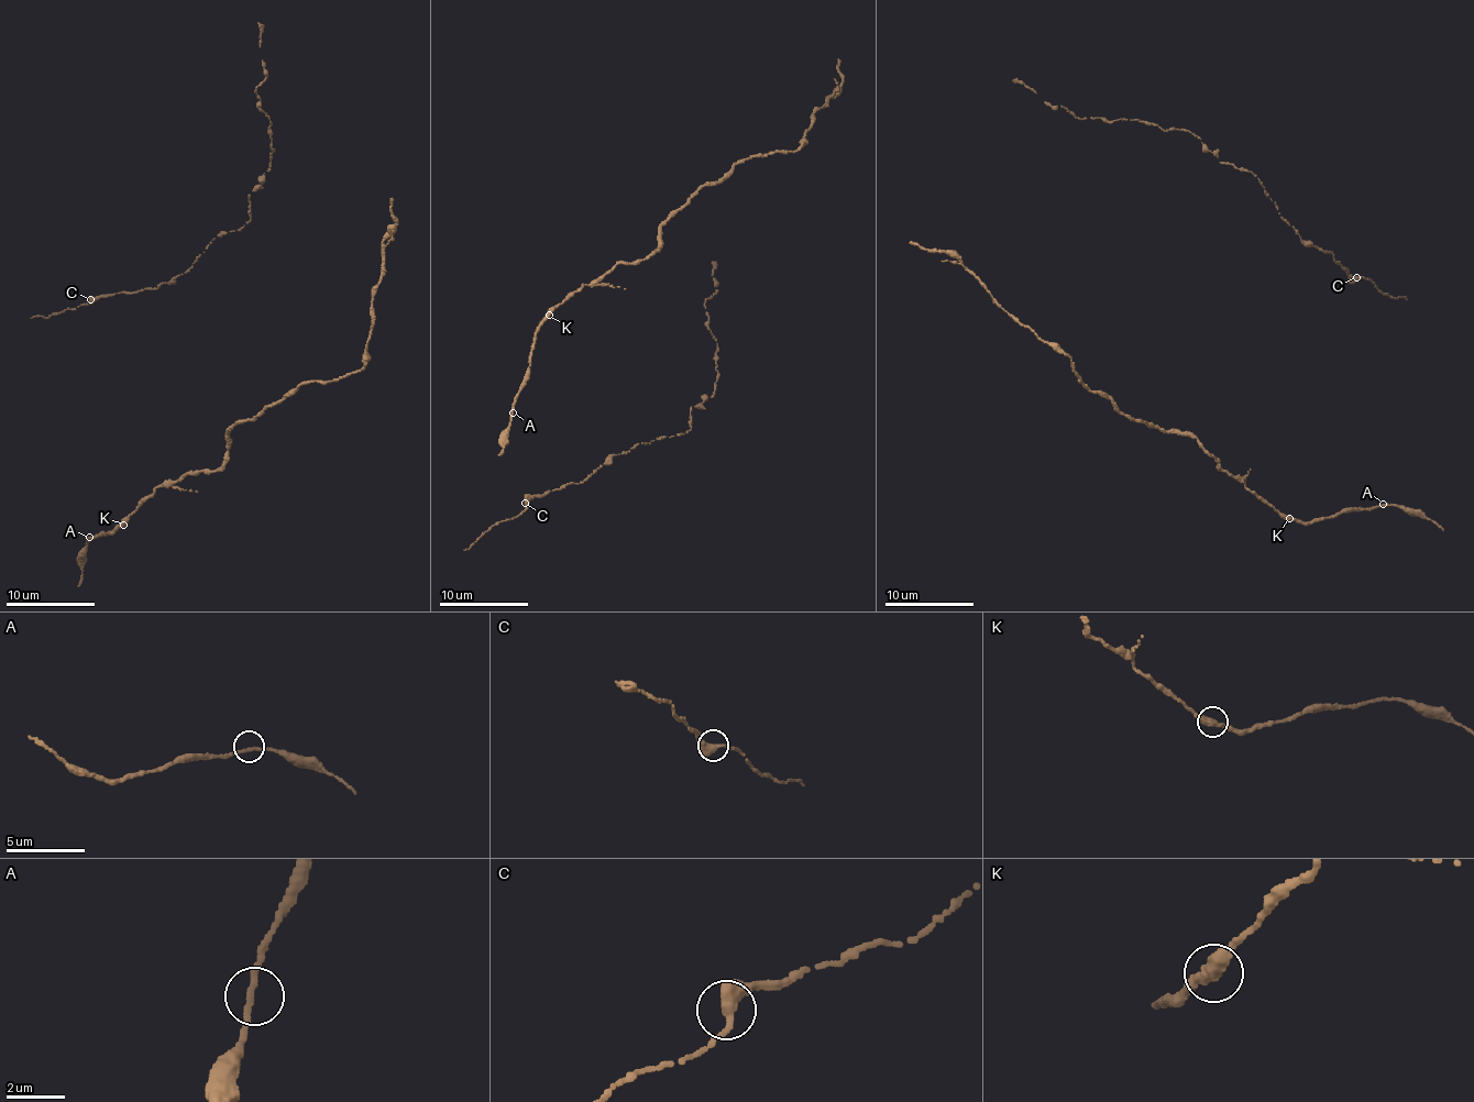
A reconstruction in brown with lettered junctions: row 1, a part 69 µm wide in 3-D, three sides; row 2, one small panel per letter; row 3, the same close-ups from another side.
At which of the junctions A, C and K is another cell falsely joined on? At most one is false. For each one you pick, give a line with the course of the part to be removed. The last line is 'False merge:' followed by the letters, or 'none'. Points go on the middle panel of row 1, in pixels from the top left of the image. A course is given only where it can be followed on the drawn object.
False merge: none

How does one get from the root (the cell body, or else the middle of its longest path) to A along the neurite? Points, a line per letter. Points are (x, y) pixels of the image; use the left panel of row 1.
A: (119, 525), (113, 533), (89, 537)

